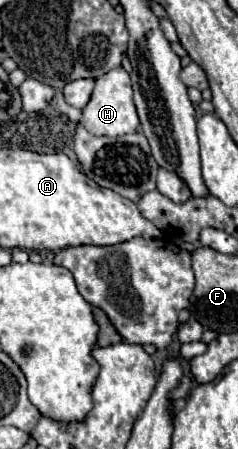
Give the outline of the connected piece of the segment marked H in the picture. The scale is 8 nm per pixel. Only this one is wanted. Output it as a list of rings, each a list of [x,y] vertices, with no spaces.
[[[114,68],[96,80],[90,102],[82,108],[82,124],[94,136],[124,136],[138,130],[140,120],[132,100],[132,82],[124,68]]]

